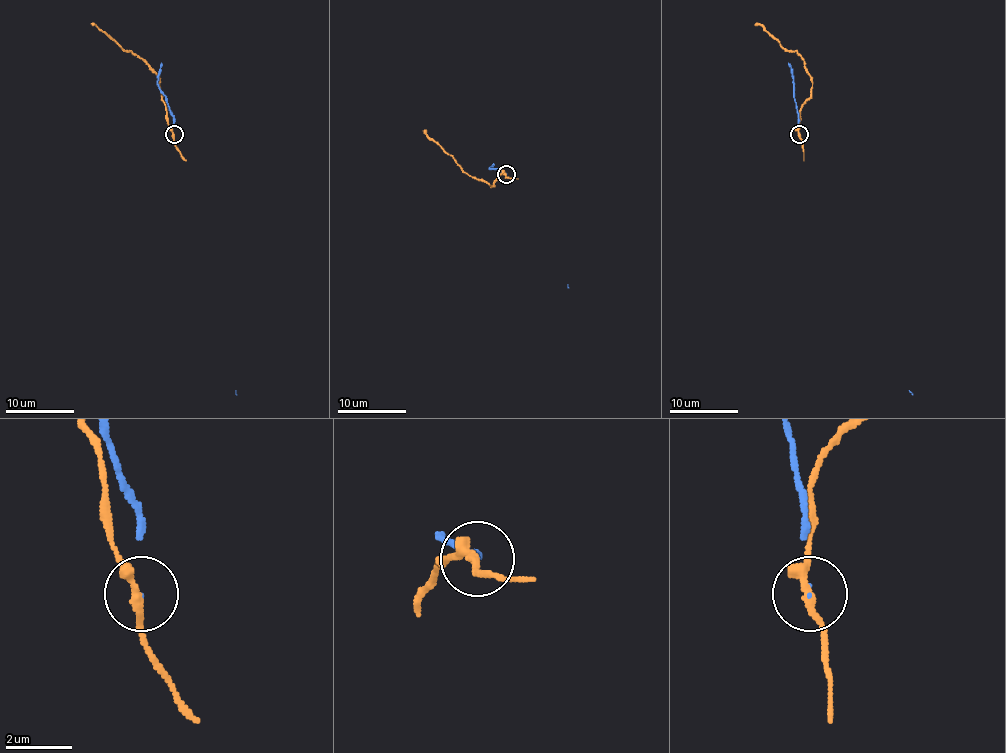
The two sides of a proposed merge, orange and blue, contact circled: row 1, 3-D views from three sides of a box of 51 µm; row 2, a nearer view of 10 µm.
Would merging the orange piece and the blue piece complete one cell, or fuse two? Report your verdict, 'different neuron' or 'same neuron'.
different neuron

